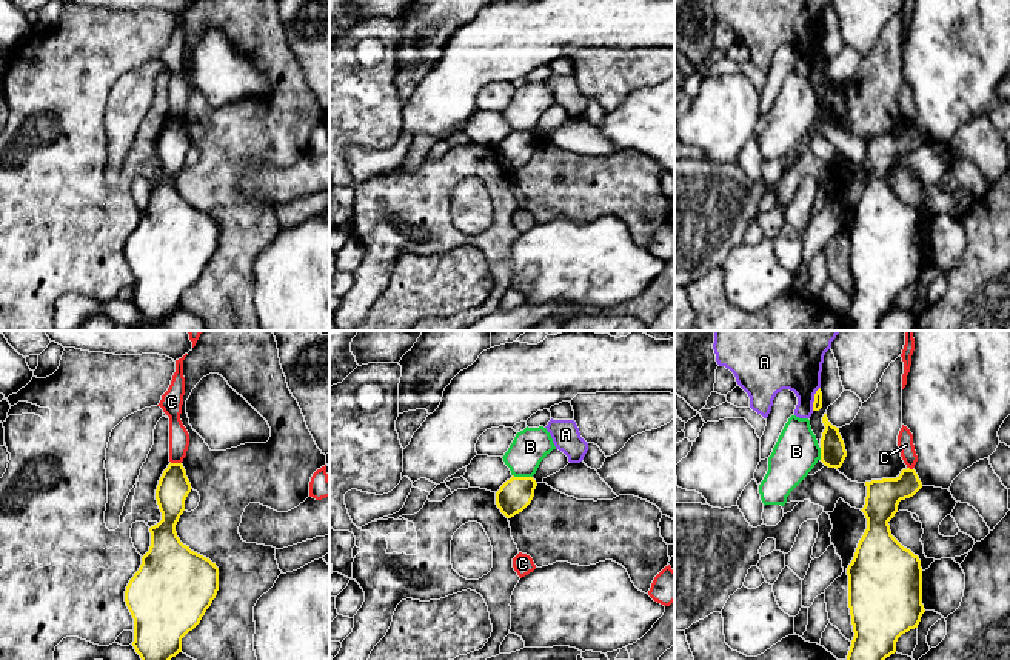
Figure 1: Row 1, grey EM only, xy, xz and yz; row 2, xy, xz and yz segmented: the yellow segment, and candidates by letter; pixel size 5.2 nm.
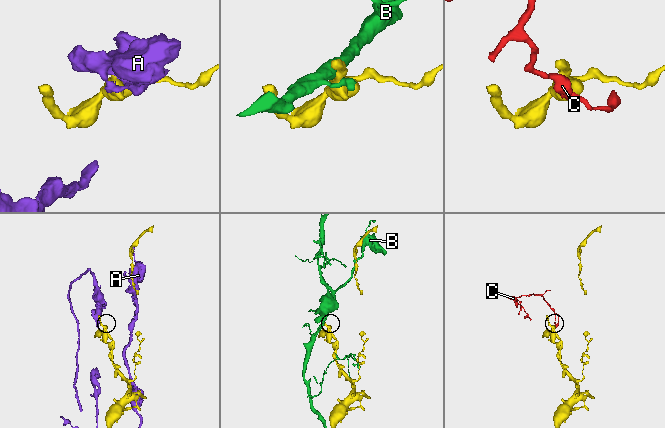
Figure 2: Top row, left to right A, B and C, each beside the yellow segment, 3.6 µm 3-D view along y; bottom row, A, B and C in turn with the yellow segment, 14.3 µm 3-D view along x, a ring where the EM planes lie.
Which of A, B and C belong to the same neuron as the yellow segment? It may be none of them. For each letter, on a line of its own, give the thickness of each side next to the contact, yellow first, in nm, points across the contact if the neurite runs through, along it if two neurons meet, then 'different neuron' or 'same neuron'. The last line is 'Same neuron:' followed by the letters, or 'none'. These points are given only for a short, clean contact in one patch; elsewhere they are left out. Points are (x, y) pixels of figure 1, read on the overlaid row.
A: 50/320 nm | different neuron
B: 170/190 nm | different neuron
C: 170/110 nm | along xy (171, 462), (180, 463) | different neuron
Same neuron: none

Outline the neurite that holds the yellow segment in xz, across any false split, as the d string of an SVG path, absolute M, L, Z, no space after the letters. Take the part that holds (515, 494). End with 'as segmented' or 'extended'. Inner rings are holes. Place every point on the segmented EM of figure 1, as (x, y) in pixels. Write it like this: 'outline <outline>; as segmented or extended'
outline M511 477L496 492L496 505L511 518L522 512L533 500L537 483L533 477Z; as segmented

